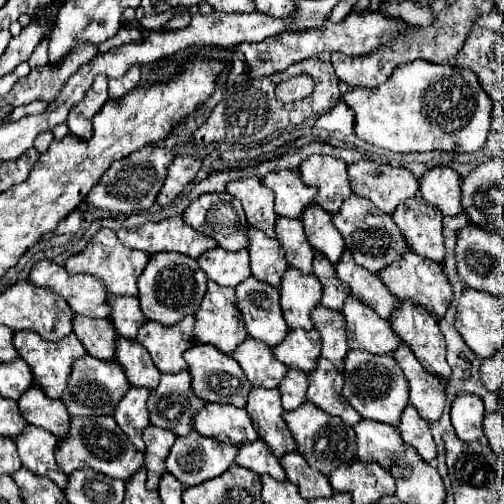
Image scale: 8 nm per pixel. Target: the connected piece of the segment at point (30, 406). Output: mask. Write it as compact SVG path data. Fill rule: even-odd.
M30 386L20 396L18 408L28 424L40 426L56 438L64 438L64 434L68 434L70 416L66 412L66 406L60 400L48 398L38 386Z

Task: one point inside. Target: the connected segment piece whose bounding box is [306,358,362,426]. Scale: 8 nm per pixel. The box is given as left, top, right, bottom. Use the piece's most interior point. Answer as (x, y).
(325, 383)

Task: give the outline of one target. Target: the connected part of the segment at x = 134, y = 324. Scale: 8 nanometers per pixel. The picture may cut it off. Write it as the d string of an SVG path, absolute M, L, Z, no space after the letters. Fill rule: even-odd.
M108 296L108 306L112 306L112 314L108 320L112 322L118 336L124 336L128 340L136 338L138 328L146 322L140 302L134 296Z

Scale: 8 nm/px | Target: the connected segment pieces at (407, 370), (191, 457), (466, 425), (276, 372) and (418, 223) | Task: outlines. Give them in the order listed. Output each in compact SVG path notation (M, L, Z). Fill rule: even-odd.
M400 342L398 350L392 352L394 360L400 364L410 386L410 404L428 422L436 422L444 410L444 380L428 374L416 360L406 342Z
M190 432L184 438L176 438L166 458L166 470L176 476L184 488L190 488L224 474L234 462L236 452L238 448L232 444L222 444Z
M458 394L452 402L450 418L452 418L452 426L454 426L460 440L464 440L464 442L476 442L476 440L486 442L484 432L482 432L484 404L478 396Z
M246 338L242 344L238 344L232 352L232 358L242 366L252 386L278 388L286 372L286 366L278 362L278 358L272 354L272 348L254 338Z
M414 196L402 202L392 212L392 220L404 234L404 240L412 252L438 264L444 260L446 250L442 240L442 214L424 202L422 196Z

